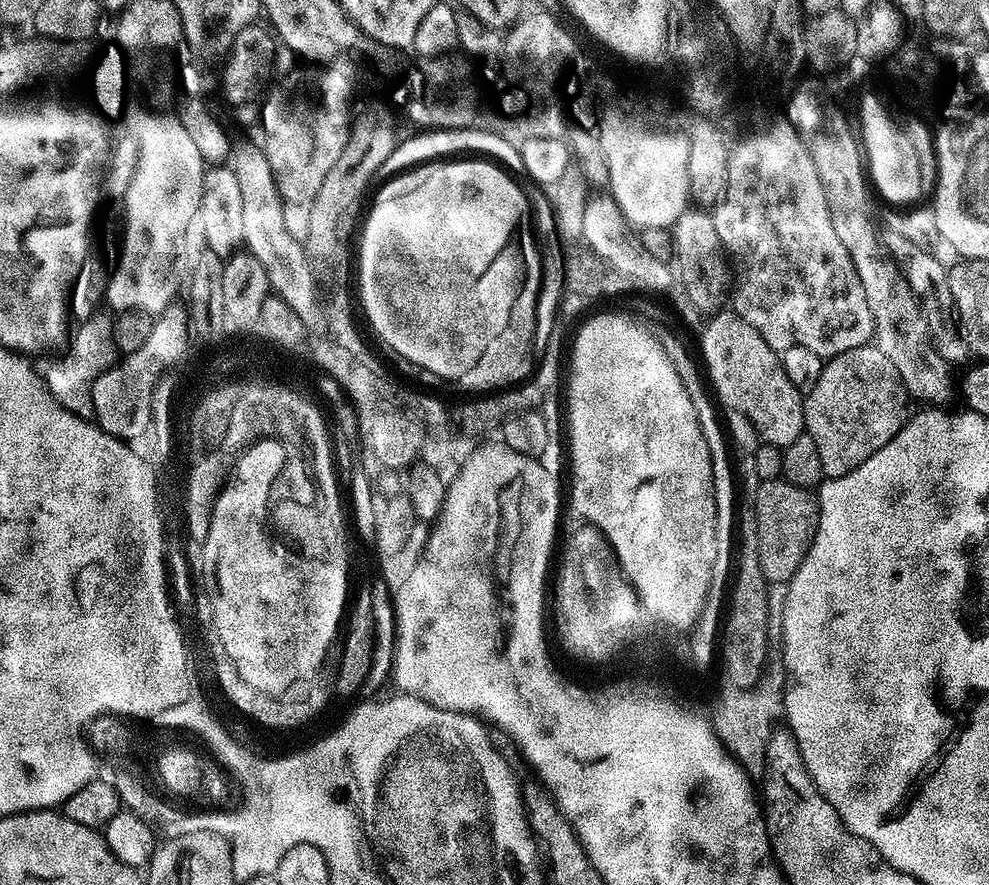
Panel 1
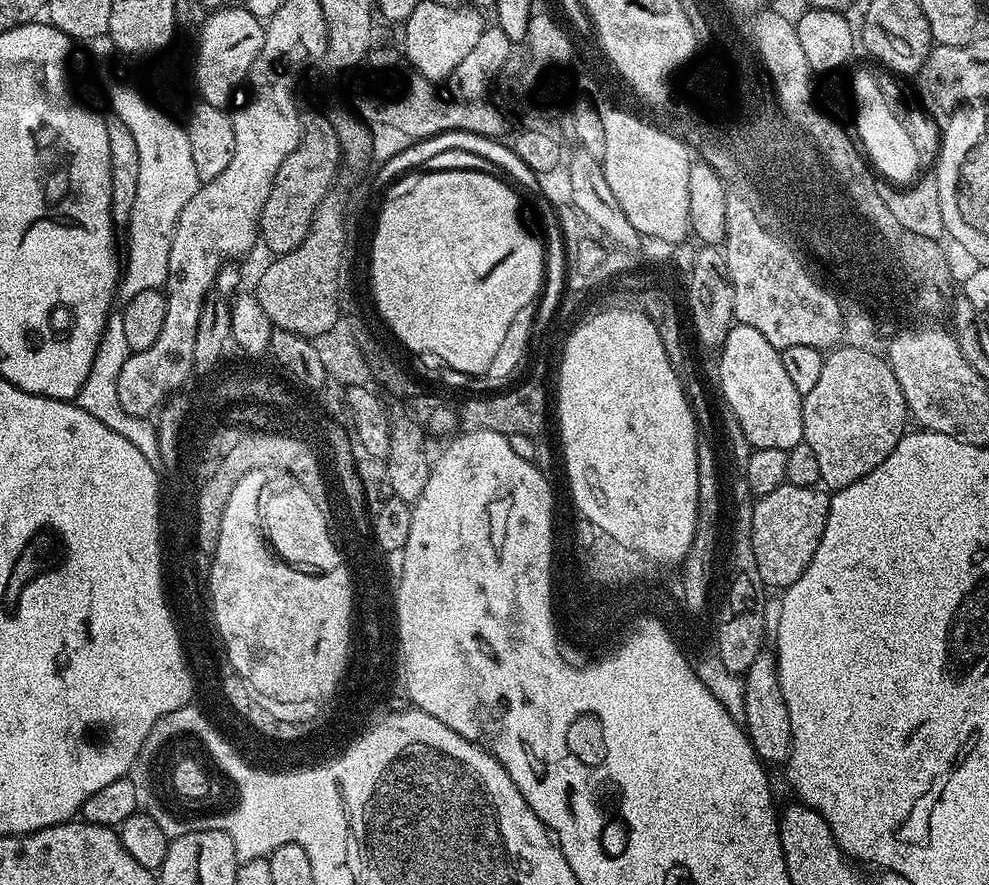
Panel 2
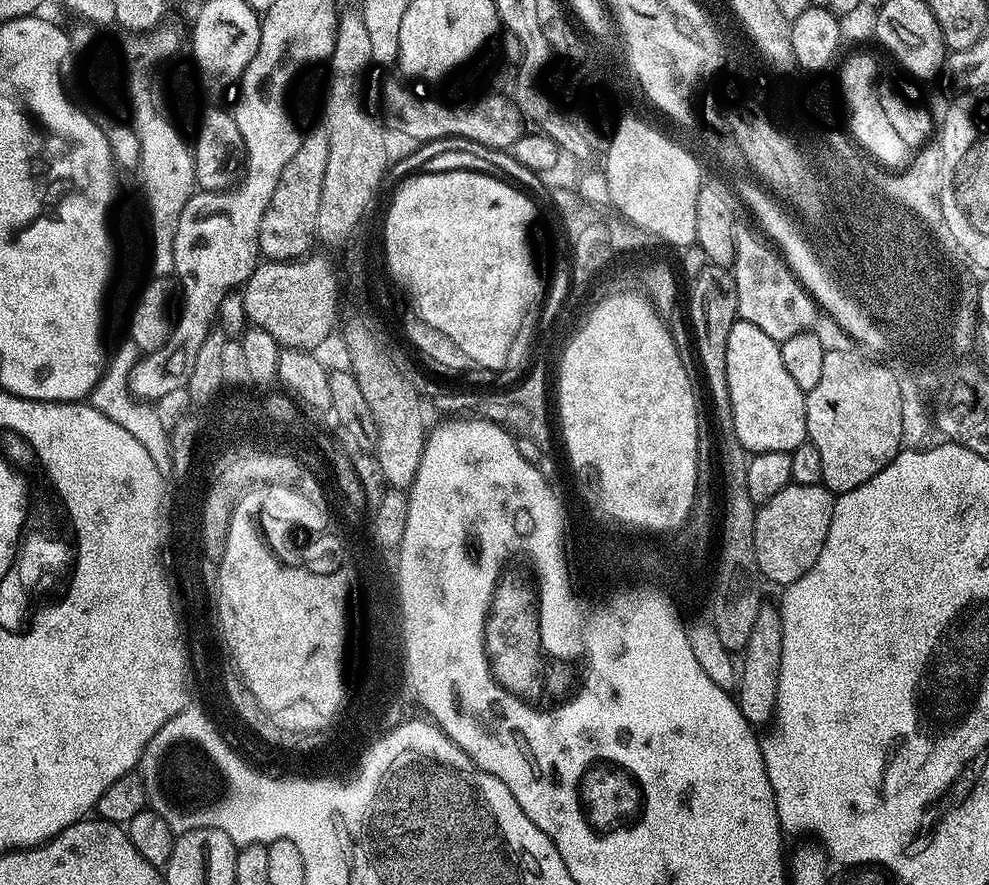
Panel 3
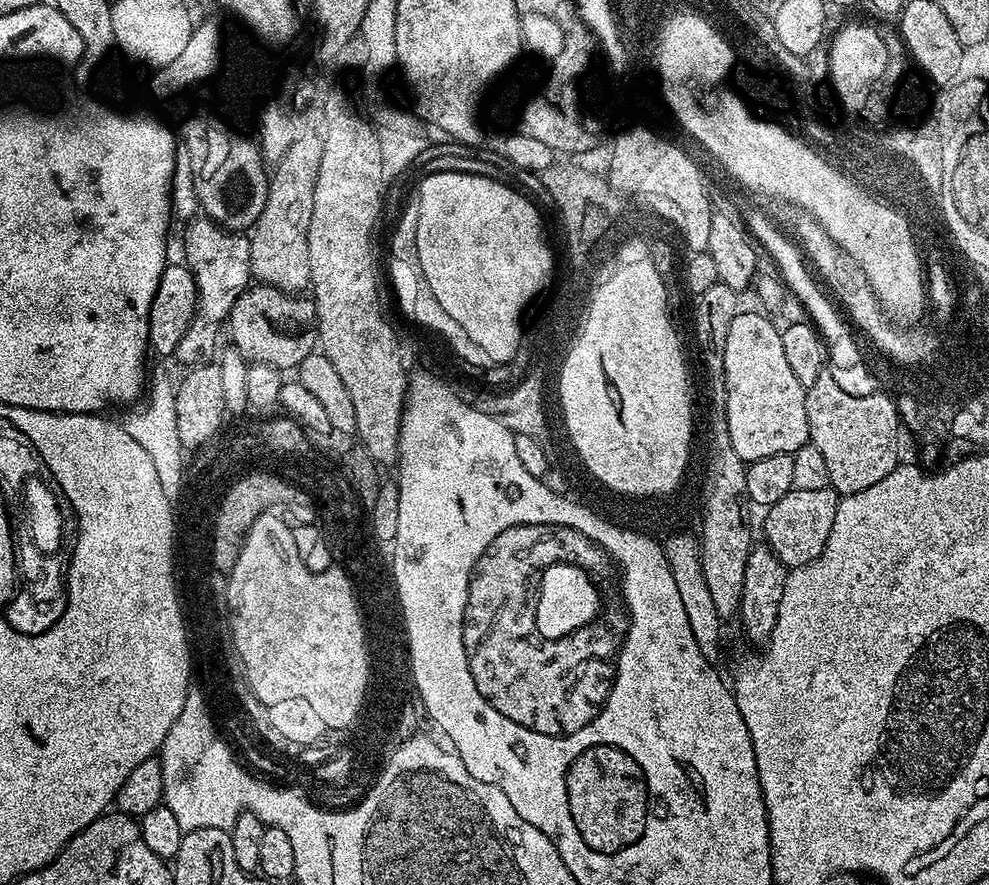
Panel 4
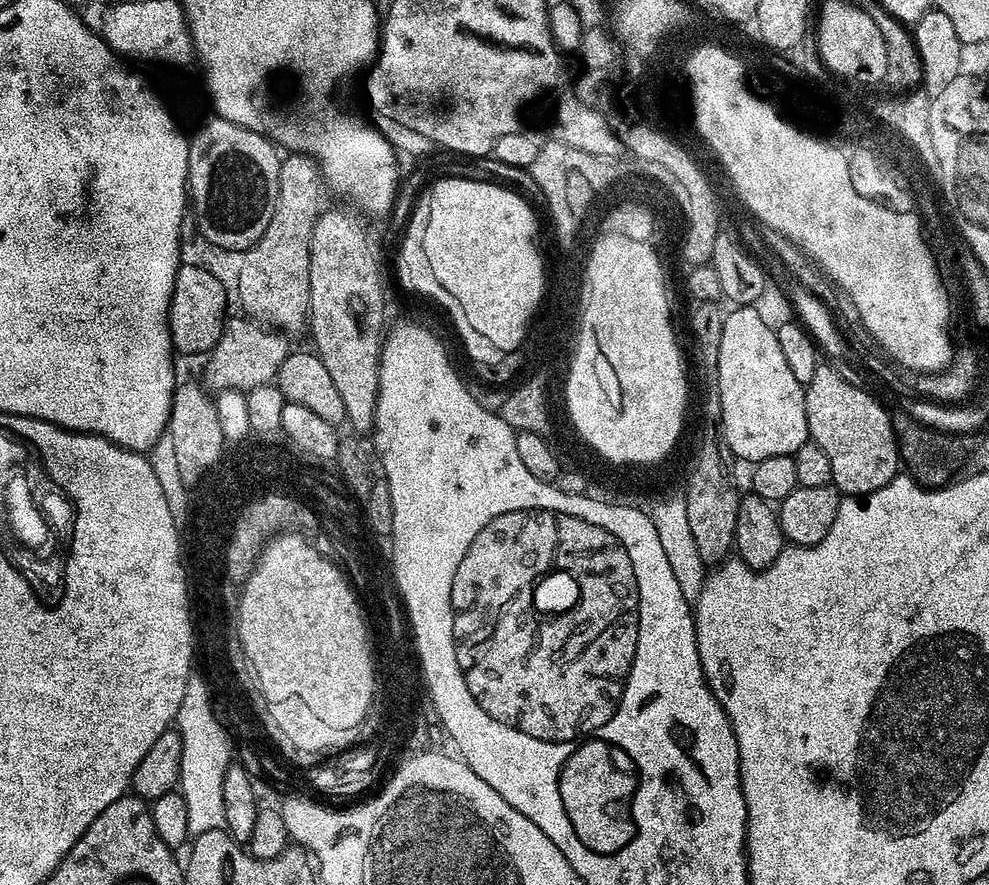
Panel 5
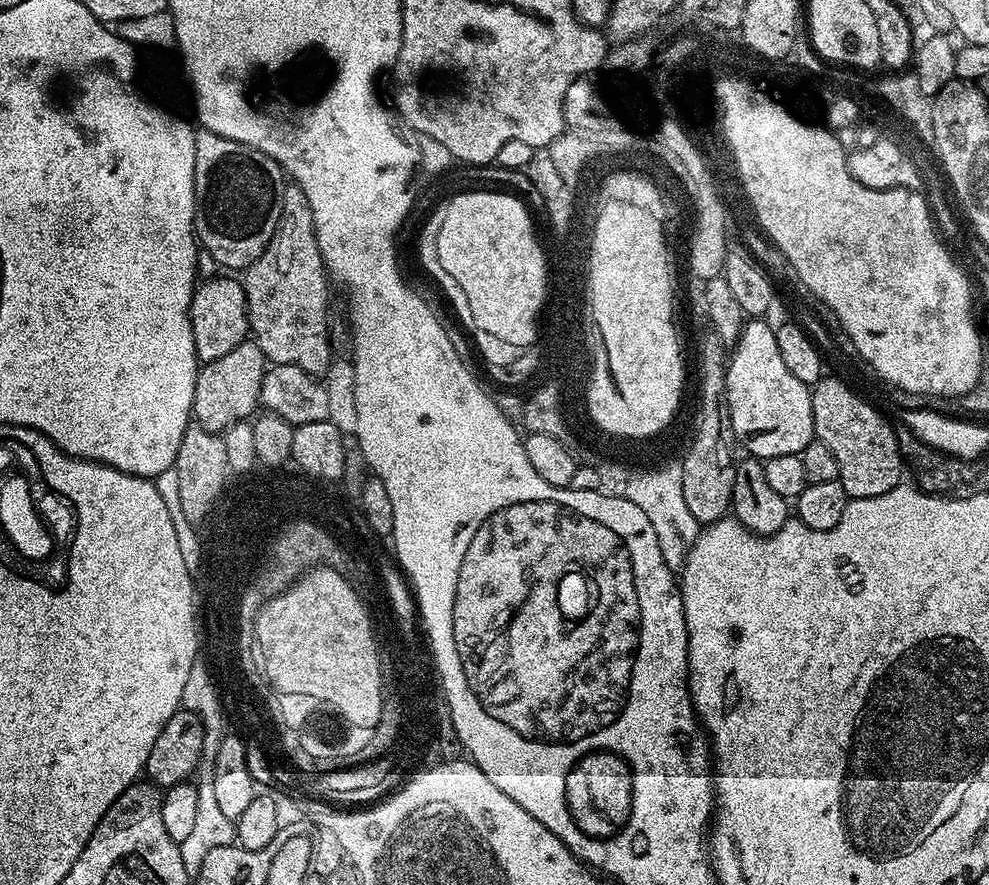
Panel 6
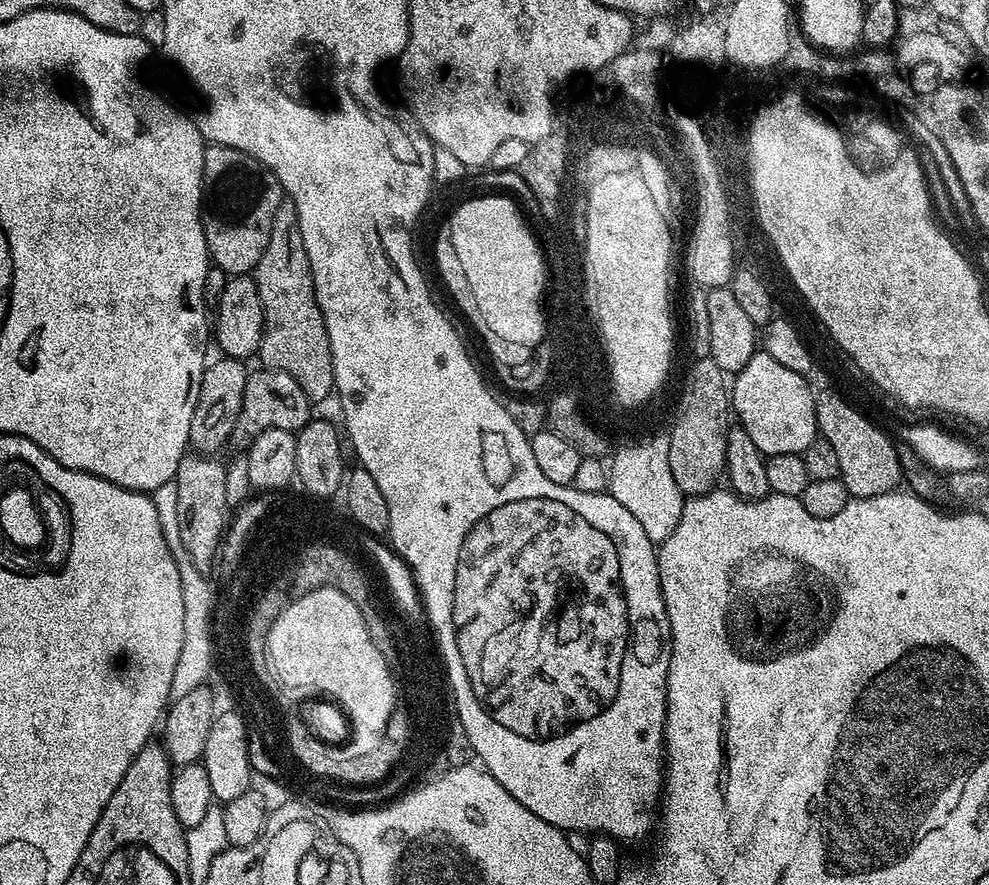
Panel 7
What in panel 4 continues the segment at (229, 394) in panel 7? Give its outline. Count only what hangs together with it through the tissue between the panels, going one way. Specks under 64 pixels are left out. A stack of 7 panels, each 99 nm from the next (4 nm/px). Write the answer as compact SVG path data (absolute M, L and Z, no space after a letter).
M257 283L244 289L236 299L226 321L227 331L232 331L231 343L237 348L245 360L257 364L270 364L281 370L299 369L300 364L317 347L316 306L311 299L300 294L284 292L281 288L272 288L269 284Z

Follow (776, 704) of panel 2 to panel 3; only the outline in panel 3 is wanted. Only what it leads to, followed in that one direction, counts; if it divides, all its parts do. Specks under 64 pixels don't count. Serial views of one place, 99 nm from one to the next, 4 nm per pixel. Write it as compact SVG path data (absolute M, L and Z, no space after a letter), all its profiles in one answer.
M761 606L758 616L754 618L754 626L750 636L746 638L746 646L742 650L744 656L738 660L738 686L734 699L739 704L742 714L753 726L761 726L773 715L778 692L778 674L782 662L782 618L779 607Z

